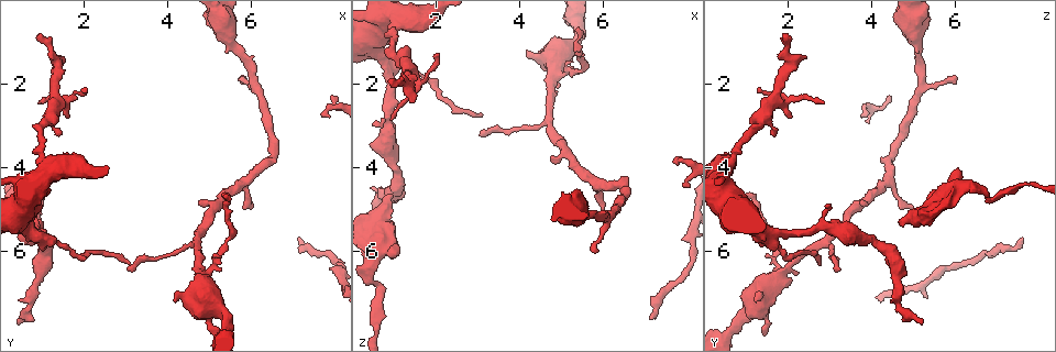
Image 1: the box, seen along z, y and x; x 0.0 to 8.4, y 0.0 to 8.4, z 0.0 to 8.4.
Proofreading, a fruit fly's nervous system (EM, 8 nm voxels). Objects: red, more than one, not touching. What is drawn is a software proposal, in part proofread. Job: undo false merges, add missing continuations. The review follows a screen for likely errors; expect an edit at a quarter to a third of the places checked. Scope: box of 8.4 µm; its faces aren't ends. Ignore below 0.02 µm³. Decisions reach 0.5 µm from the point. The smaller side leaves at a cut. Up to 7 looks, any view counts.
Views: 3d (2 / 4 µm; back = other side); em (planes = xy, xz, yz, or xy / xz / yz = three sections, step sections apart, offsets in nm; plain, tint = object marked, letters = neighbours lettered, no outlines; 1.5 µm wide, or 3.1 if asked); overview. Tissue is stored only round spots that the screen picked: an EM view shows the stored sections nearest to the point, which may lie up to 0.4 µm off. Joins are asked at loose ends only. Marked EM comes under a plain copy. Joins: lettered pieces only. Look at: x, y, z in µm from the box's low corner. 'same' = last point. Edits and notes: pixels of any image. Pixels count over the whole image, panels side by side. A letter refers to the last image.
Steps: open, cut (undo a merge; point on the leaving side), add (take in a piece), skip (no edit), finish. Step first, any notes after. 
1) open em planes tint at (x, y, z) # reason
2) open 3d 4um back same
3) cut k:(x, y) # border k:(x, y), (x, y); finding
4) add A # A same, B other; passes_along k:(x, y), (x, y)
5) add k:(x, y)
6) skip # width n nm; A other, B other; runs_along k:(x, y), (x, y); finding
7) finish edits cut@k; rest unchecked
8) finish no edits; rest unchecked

open em planes tint at (0.65, 4.75, 6.85) # abrupt turn

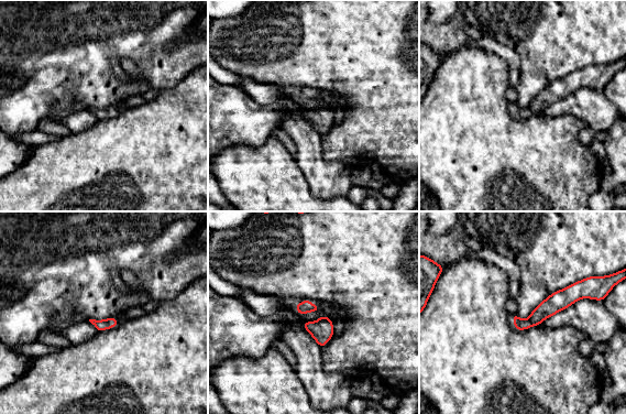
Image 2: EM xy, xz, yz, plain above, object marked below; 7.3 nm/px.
open em planes letters same # what lies round it

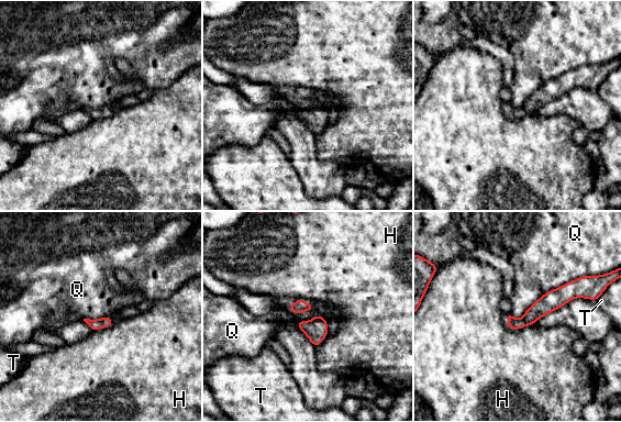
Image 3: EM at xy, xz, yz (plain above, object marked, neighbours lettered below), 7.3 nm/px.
skip # width 80 nm; H other, Q other, T other; runs_along 3:(575, 282), (562, 296), (511, 326); all the same cell

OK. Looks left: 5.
open 3d 2um at (1.45, 3.30, 1.75) # free end

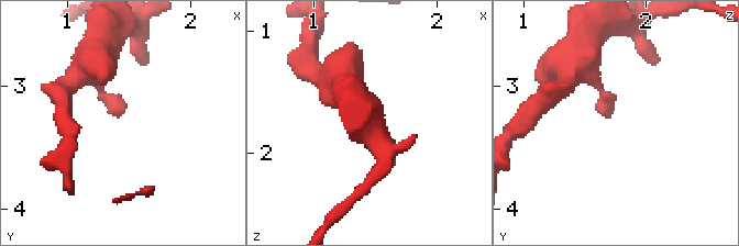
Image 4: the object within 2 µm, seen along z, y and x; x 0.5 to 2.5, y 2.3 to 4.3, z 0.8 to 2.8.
open em 3.1um planes letters at (1.42, 3.24, 1.70)

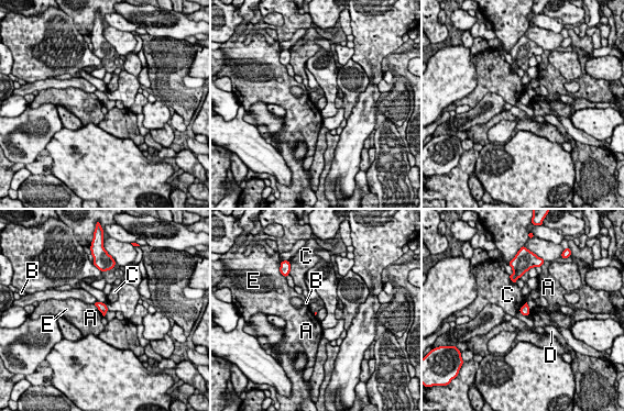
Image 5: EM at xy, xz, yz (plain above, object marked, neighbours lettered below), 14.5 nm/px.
skip # A other, B other, C other, D other, E other; border 5:(108, 311), (104, 315); no lettered piece goes on from it

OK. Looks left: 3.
open em planes tint at (5.30, 4.70, 0.65)

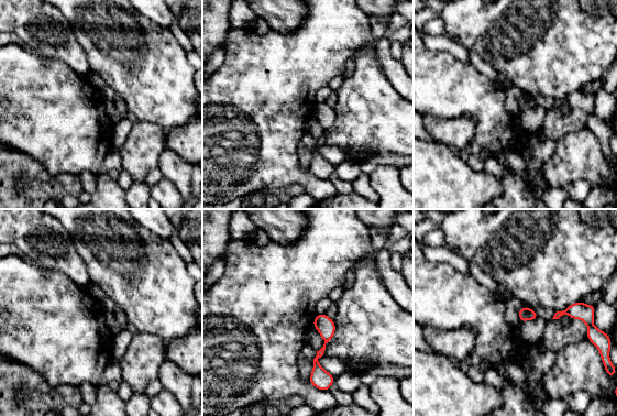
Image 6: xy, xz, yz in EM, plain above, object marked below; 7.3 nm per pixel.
open em planes letters same # what lies round it

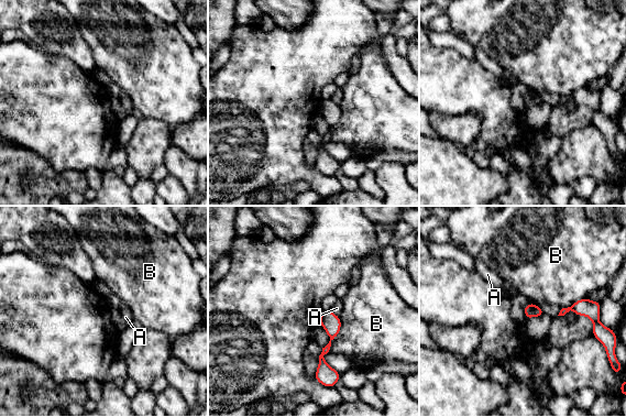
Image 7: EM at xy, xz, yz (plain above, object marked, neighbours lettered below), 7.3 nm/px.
skip # A other, B other; runs_along 7:(328, 313), (331, 340), (318, 374); no lettered piece goes on from it

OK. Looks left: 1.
finish no edits; rest unchecked

